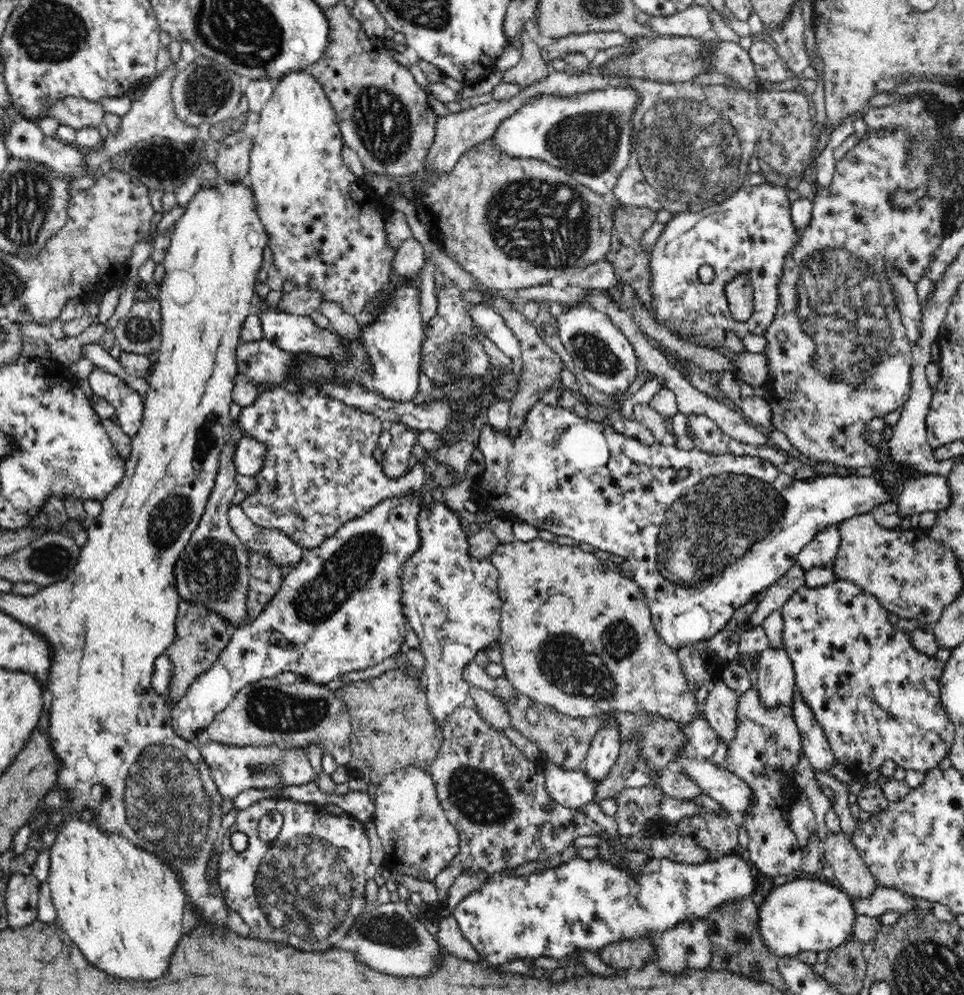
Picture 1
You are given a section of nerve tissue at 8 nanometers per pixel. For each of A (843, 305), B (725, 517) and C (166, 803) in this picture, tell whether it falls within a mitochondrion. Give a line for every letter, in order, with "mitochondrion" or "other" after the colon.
A: mitochondrion
B: mitochondrion
C: mitochondrion

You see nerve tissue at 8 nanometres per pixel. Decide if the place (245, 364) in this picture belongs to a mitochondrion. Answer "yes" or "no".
no

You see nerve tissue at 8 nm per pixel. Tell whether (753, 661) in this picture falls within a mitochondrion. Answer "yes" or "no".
no

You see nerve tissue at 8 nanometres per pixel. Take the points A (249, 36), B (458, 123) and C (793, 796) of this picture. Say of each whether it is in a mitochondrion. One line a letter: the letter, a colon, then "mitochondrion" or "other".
A: mitochondrion
B: other
C: other

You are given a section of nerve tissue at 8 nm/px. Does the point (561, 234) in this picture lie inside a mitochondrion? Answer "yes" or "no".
yes

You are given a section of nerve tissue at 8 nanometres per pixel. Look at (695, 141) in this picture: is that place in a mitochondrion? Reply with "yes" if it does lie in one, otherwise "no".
yes

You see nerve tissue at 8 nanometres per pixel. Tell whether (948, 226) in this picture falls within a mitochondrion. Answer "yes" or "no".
no

